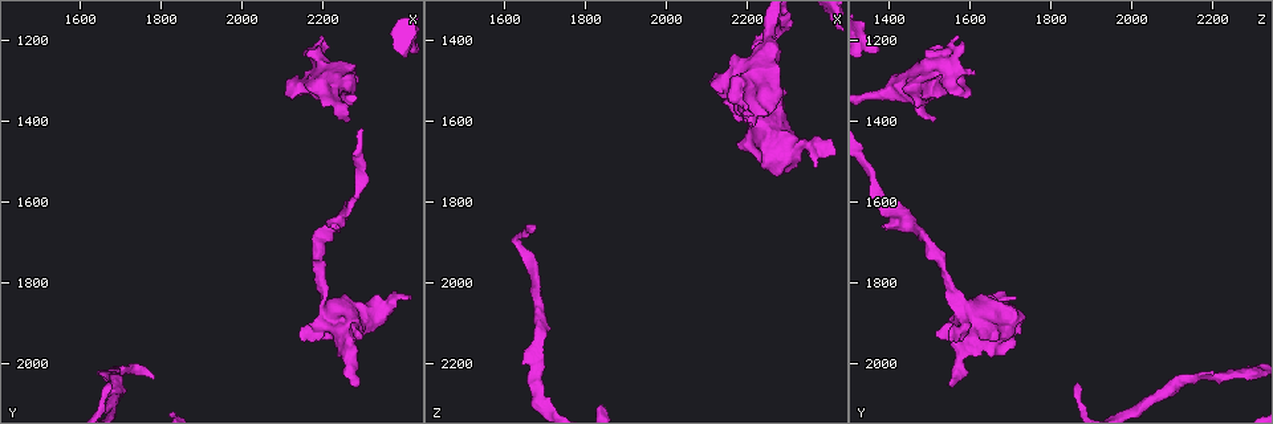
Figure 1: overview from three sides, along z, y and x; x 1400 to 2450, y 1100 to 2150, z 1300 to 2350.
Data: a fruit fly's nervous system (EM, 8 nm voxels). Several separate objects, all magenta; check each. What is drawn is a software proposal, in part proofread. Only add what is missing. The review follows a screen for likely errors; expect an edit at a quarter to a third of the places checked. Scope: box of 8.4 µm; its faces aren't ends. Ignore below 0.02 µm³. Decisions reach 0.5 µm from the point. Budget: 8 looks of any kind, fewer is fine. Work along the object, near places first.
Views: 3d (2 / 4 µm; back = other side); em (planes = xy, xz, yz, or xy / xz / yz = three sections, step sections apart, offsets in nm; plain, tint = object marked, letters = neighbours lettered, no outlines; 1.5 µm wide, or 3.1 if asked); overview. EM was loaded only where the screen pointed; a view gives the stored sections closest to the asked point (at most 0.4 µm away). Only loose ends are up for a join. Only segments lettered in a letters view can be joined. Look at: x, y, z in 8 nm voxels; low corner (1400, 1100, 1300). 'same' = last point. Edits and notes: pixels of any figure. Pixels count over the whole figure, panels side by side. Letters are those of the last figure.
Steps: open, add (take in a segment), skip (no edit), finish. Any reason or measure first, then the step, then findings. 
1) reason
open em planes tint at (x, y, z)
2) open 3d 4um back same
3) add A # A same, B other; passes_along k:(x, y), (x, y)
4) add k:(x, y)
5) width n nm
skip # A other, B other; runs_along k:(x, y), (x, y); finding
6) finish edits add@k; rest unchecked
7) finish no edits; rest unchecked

open em planes tint at (1675, 2055, 1860)

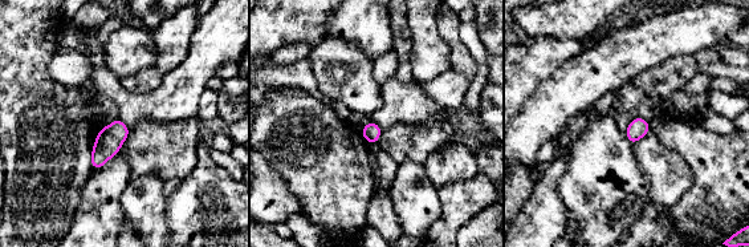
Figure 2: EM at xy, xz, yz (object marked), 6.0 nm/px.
open em planes letters same

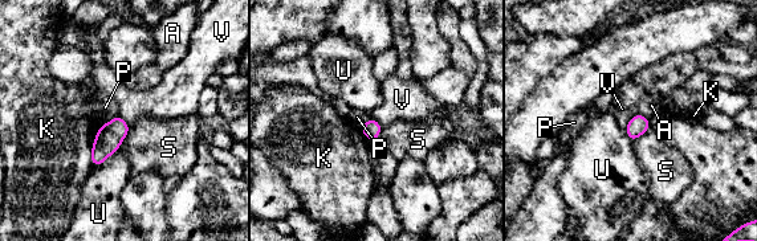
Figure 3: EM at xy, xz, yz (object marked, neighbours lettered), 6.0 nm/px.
skip # A other, K other, P other, S other, U other, V other; border 3:(638, 111), (625, 129); no lettered segment goes on from it

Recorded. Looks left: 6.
an open end
open em planes letters at (2275, 2055, 1560)

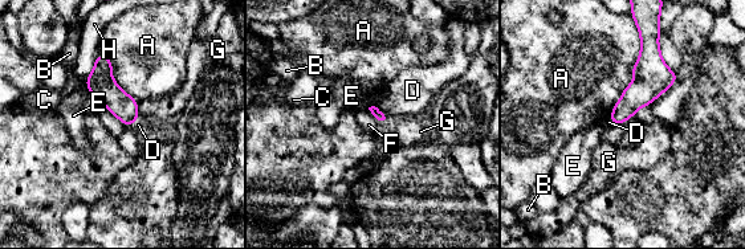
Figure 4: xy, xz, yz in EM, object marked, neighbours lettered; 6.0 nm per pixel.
skip # A other, B other, C other, D other, E other, F other, G other, H other; no lettered segment goes on from it

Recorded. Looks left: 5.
an open end
open 3d 2um at (2250, 1285, 1580)

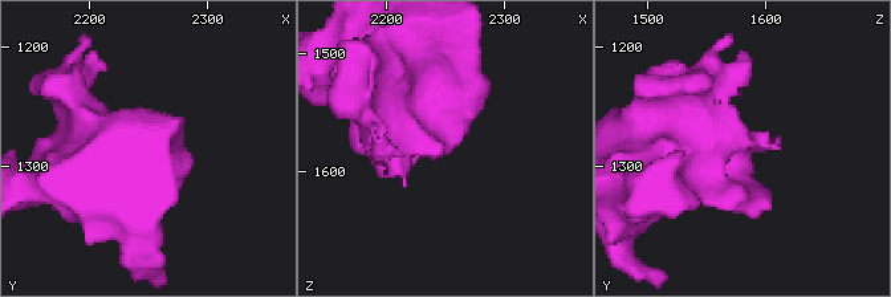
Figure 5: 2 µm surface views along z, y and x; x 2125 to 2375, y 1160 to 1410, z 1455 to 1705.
now the EM
open em xy step 8 plain at (2250, 1280, 1584)

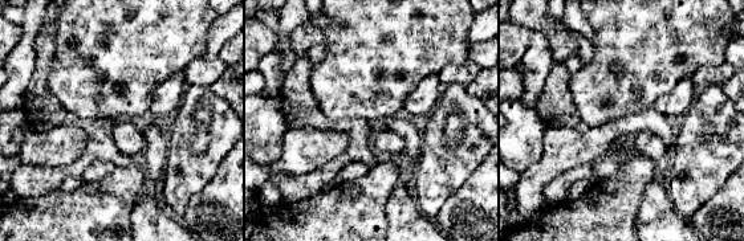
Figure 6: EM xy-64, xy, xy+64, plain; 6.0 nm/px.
what lies round it
open em xy step 8 letters same

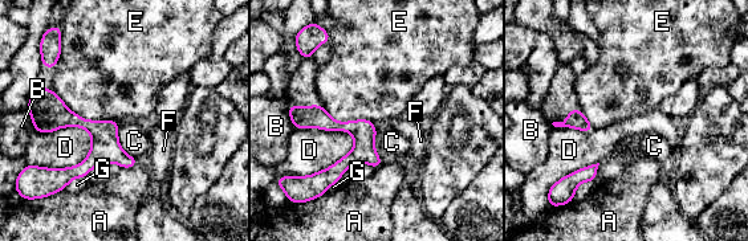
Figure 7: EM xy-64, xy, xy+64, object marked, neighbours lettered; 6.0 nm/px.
skip # A other, B other, C other, D other, E other, F other, G other; runs_along 7:(299, 109), (358, 135), (326, 183); no lettered segment goes on from it

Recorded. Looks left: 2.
finish no edits; rest unchecked

